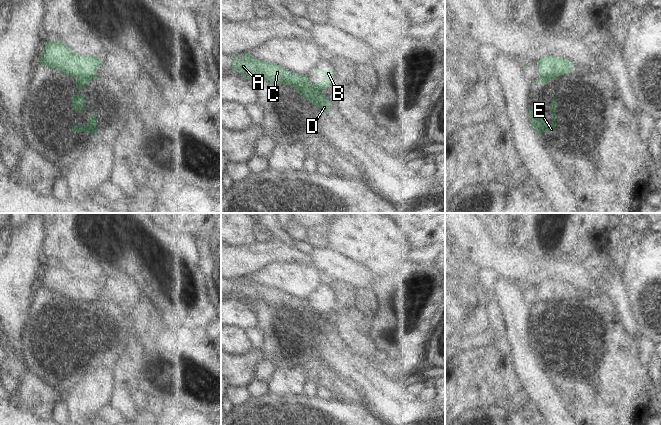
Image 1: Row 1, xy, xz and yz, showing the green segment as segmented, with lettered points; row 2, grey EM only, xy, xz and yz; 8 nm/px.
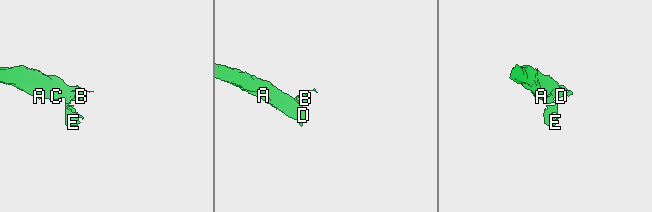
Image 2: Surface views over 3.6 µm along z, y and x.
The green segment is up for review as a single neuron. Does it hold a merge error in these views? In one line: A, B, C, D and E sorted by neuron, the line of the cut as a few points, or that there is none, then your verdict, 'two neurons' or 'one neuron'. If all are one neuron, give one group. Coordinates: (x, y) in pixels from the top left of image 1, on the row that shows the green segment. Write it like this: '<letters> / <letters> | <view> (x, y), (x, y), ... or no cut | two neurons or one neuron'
A C D / B E | xy (95, 74), (77, 78) | two neurons

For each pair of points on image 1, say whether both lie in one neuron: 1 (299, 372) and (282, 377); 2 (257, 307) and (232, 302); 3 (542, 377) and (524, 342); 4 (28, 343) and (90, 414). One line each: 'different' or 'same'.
1: same
2: different
3: same
4: different

